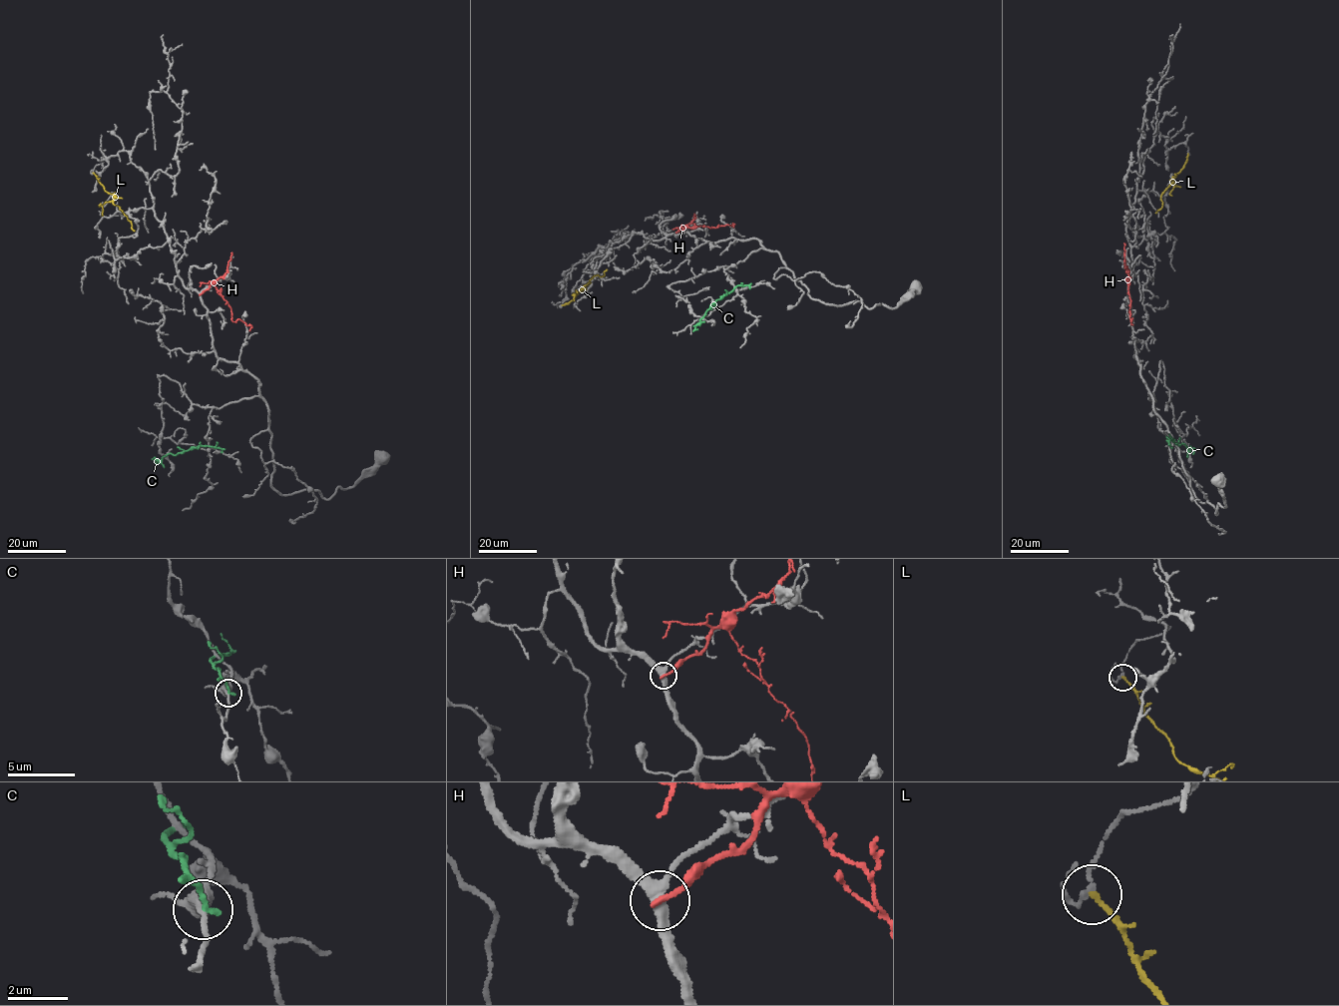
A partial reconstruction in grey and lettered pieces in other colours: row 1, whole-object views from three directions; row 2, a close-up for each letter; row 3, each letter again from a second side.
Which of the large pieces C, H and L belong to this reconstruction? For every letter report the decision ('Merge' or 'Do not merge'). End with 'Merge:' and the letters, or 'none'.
C: Do not merge
H: Do not merge
L: Do not merge
Merge: none

